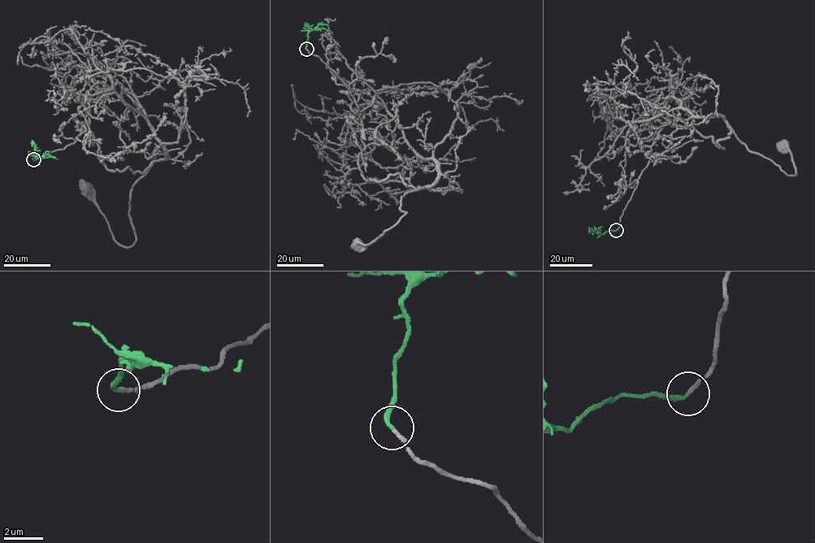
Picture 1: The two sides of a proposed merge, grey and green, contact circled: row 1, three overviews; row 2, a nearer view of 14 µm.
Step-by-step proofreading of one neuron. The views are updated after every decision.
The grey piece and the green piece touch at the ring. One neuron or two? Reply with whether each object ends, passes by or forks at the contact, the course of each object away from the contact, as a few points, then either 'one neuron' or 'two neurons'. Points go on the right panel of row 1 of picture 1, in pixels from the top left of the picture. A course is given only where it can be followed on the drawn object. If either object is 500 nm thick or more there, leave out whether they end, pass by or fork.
grey ends | green ends | grey via (616, 230), (665, 125), (692, 127), (723, 149), (717, 142), (732, 130), (750, 150), (795, 175), (782, 146) | green via (616, 230), (602, 234), (596, 232), (596, 229) | one neuron

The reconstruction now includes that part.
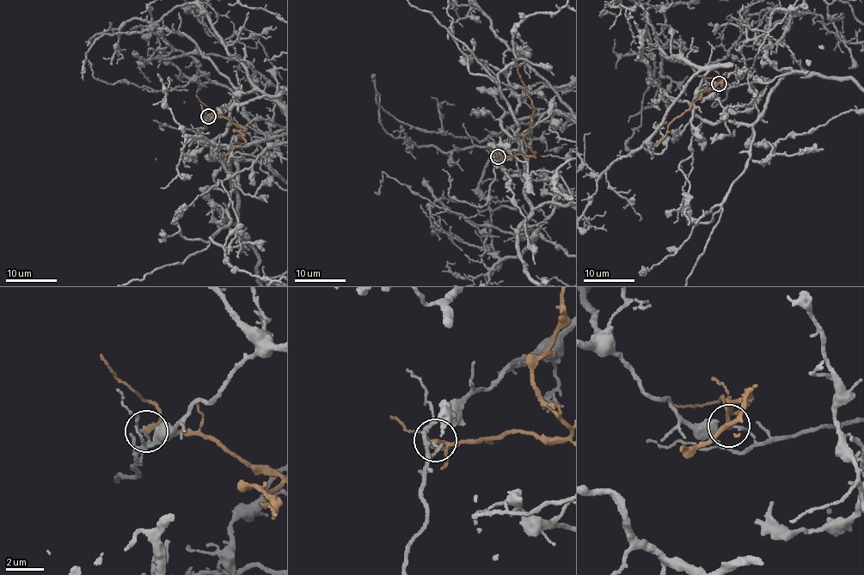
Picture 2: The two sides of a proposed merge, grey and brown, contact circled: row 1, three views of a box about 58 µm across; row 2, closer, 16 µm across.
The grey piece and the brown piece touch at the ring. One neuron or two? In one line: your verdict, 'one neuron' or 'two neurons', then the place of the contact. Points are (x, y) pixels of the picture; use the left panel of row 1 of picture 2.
two neurons; place (208, 116)

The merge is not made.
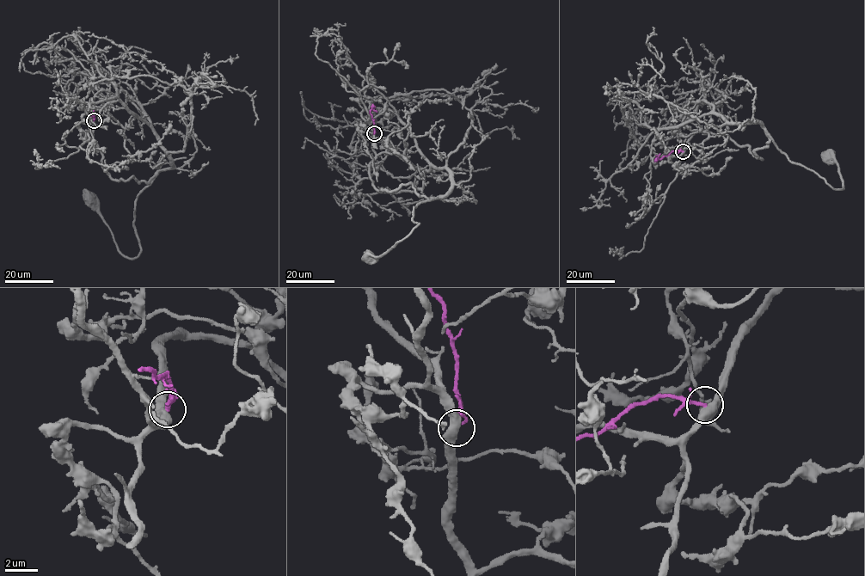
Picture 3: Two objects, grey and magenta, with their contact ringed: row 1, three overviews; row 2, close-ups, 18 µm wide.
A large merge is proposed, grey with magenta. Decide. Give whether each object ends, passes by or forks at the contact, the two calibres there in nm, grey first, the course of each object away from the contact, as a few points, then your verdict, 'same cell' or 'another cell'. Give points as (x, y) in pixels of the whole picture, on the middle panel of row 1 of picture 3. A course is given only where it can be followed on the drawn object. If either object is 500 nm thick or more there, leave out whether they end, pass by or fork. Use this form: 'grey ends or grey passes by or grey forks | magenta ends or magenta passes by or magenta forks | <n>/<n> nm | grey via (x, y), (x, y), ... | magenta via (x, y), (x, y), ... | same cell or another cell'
550/180 nm | grey via (373, 133), (372, 186), (391, 191), (411, 183), (429, 200), (414, 206), (419, 223), (405, 237), (368, 256) | magenta via (374, 133), (370, 110), (377, 112) | another cell

